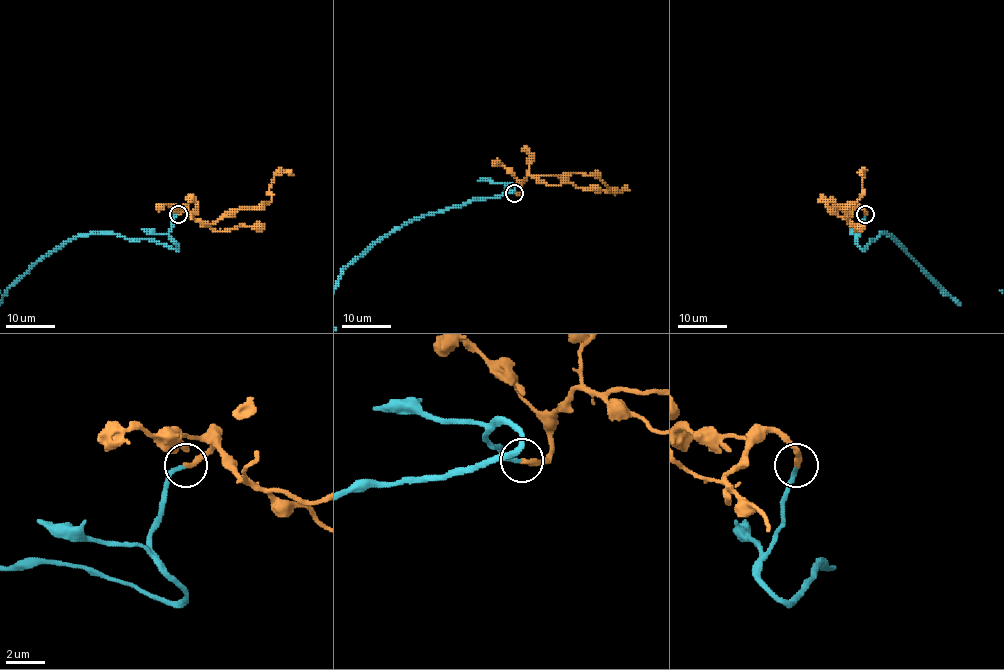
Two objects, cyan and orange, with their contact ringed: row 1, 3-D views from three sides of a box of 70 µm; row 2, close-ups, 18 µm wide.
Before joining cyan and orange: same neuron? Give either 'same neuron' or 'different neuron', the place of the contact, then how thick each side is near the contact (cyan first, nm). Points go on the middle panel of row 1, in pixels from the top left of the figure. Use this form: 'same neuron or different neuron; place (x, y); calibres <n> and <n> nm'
same neuron; place (514, 193); calibres 200 and 300 nm

